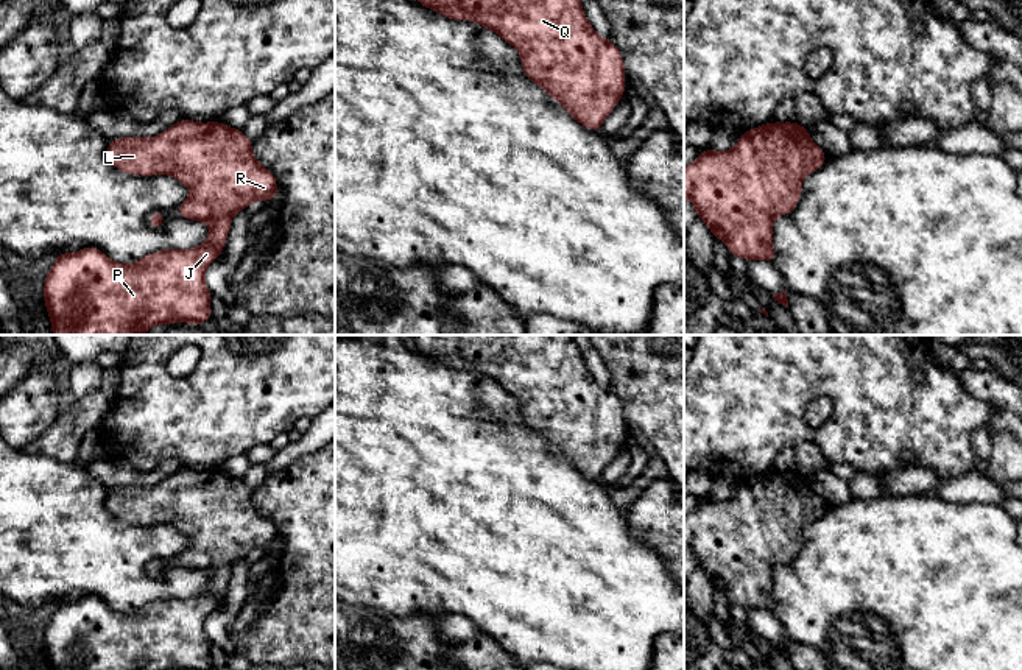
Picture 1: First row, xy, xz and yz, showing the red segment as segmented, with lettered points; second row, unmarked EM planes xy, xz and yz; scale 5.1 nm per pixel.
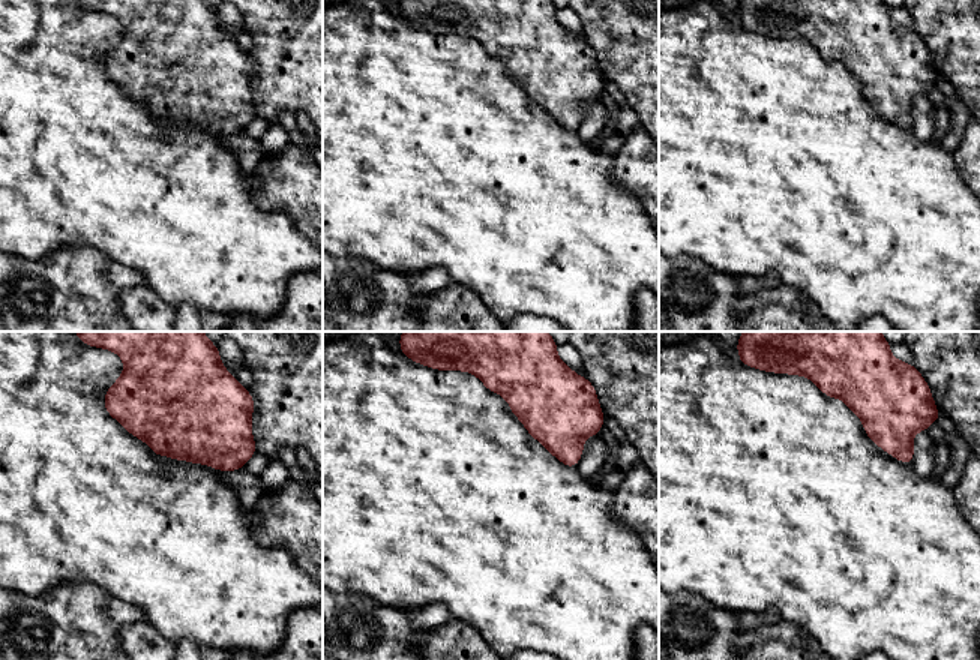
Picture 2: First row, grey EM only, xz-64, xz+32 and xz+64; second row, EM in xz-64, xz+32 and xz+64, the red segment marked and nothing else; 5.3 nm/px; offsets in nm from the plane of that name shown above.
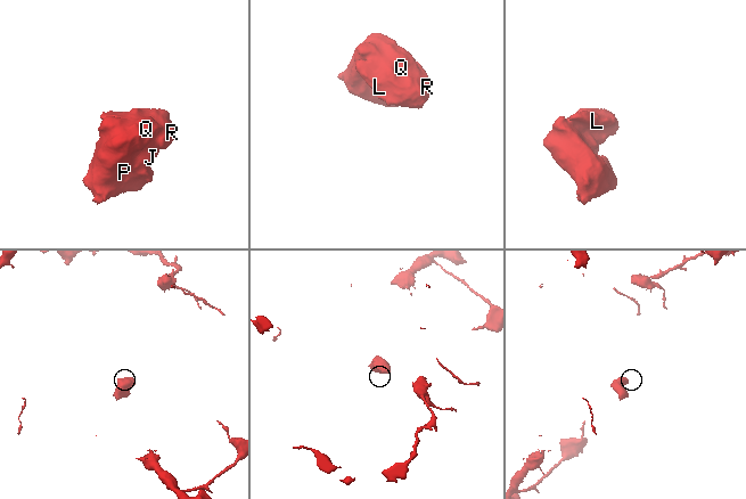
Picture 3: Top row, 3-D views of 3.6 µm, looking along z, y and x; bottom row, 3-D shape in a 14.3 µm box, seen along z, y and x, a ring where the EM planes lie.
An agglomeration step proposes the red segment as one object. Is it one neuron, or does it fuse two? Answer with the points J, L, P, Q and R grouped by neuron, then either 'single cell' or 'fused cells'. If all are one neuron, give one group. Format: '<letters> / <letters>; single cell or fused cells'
J L P Q R; single cell

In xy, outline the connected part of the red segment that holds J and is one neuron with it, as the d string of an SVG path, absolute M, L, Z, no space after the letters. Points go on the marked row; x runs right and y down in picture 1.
M184 118L151 139L131 136L109 140L106 159L126 175L170 175L187 185L192 193L174 213L207 223L209 240L185 251L156 251L128 265L112 262L95 246L58 254L44 280L44 304L53 335L143 335L157 324L206 323L212 318L212 293L204 271L220 257L232 215L254 201L277 198L276 176L256 160L252 142L243 129L220 120L199 123Z

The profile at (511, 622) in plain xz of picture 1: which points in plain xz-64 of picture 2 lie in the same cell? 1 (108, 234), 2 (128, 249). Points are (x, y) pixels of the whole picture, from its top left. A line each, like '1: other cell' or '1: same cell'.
1: same cell
2: same cell

